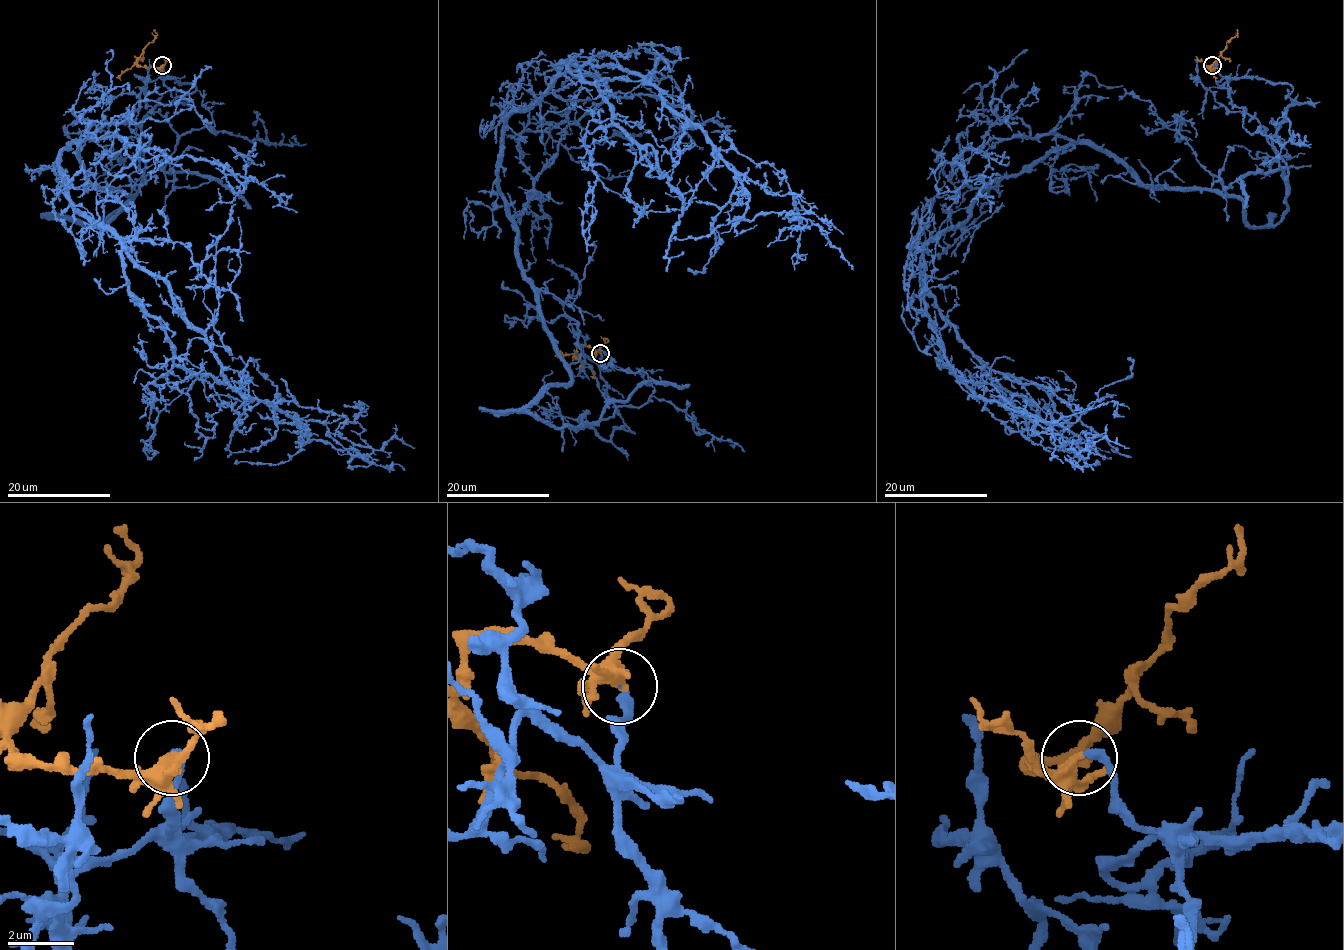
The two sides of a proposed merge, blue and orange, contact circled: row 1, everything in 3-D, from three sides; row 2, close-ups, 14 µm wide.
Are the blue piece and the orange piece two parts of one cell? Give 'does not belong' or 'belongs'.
belongs

